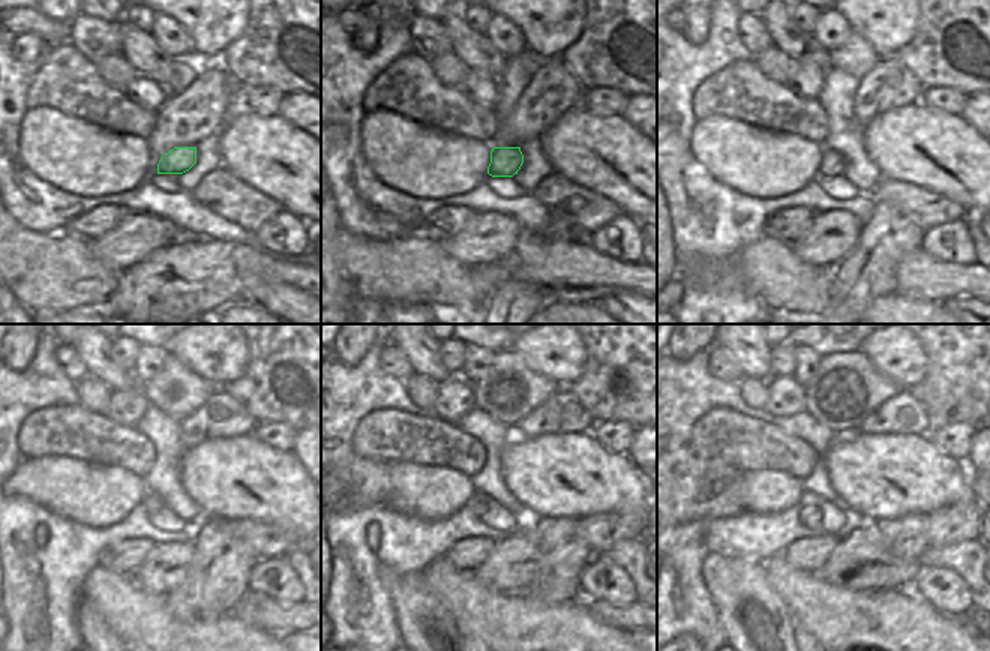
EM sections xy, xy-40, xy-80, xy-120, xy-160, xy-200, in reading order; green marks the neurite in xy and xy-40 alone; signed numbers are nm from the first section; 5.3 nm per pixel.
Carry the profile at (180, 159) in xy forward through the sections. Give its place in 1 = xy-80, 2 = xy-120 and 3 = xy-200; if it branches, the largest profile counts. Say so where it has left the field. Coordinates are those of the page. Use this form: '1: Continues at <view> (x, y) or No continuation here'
1: Continues at xy-80 (833, 164)
2: Continues at xy-120 (153, 503)
3: Continues at xy-200 (810, 516).

